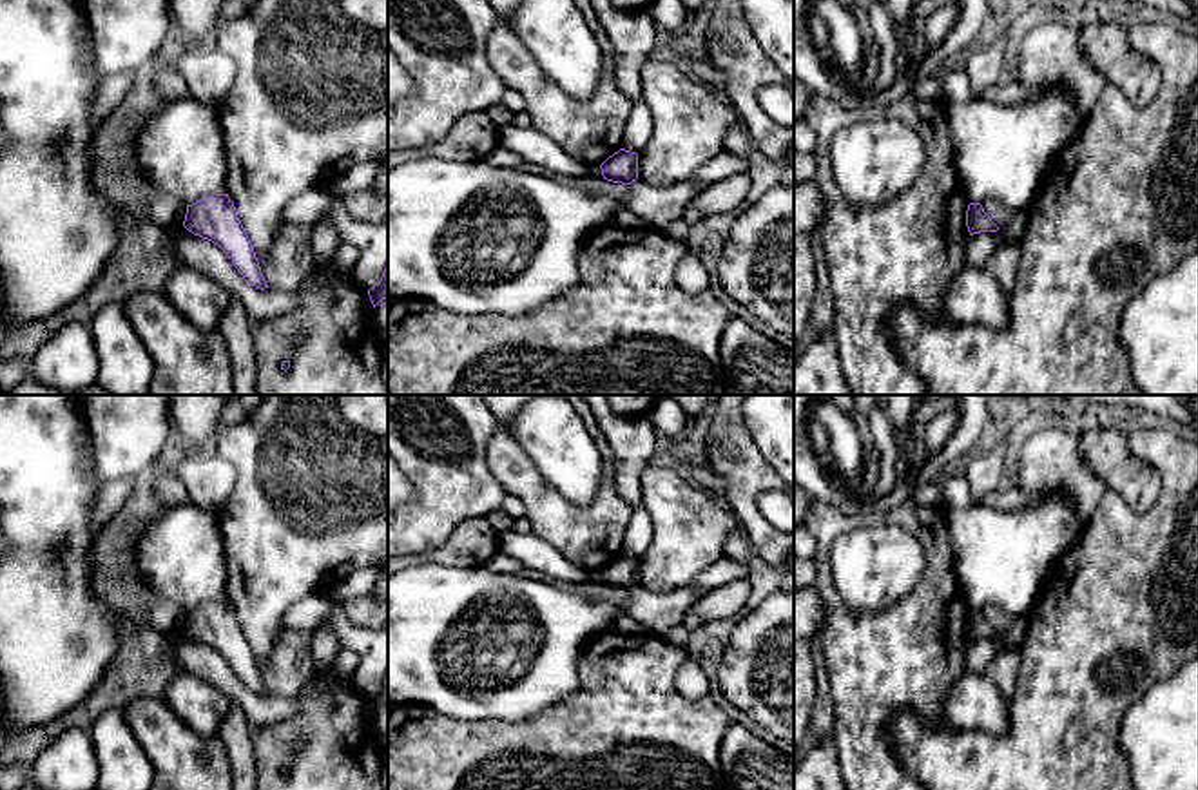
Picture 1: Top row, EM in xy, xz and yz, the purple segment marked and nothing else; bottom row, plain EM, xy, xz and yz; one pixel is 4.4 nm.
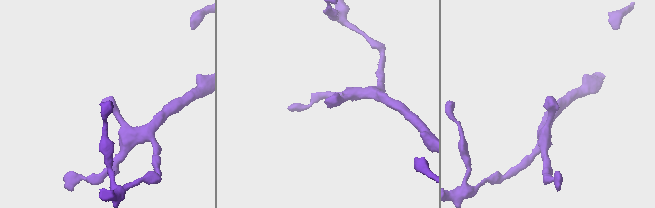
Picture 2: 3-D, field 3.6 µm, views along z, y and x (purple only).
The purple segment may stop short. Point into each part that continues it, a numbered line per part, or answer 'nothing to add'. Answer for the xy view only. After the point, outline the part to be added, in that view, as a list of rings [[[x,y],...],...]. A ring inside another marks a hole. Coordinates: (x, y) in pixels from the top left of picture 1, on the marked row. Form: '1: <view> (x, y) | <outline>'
nothing to add

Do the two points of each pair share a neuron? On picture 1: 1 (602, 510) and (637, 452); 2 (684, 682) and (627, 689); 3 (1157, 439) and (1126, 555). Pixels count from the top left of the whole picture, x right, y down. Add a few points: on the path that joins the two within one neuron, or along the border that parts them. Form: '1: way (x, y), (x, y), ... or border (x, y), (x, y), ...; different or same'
1: border (608, 444), (613, 455), (615, 488), (635, 508); different
2: border (687, 655), (675, 680), (675, 689), (684, 698); different
3: way (1173, 468), (1173, 508), (1155, 526); same

